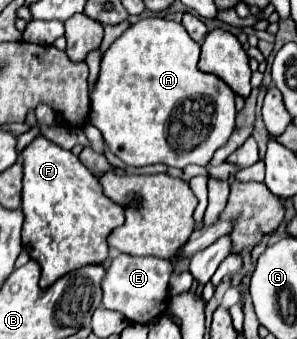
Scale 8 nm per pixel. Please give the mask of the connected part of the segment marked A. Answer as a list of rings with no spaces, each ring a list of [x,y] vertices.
[[[150,16],[132,24],[116,38],[100,60],[100,72],[90,92],[90,122],[102,132],[110,152],[126,166],[150,166],[164,162],[174,168],[188,164],[206,166],[214,152],[224,146],[234,132],[234,92],[210,72],[198,68],[200,44],[190,40],[190,34],[180,22]]]

